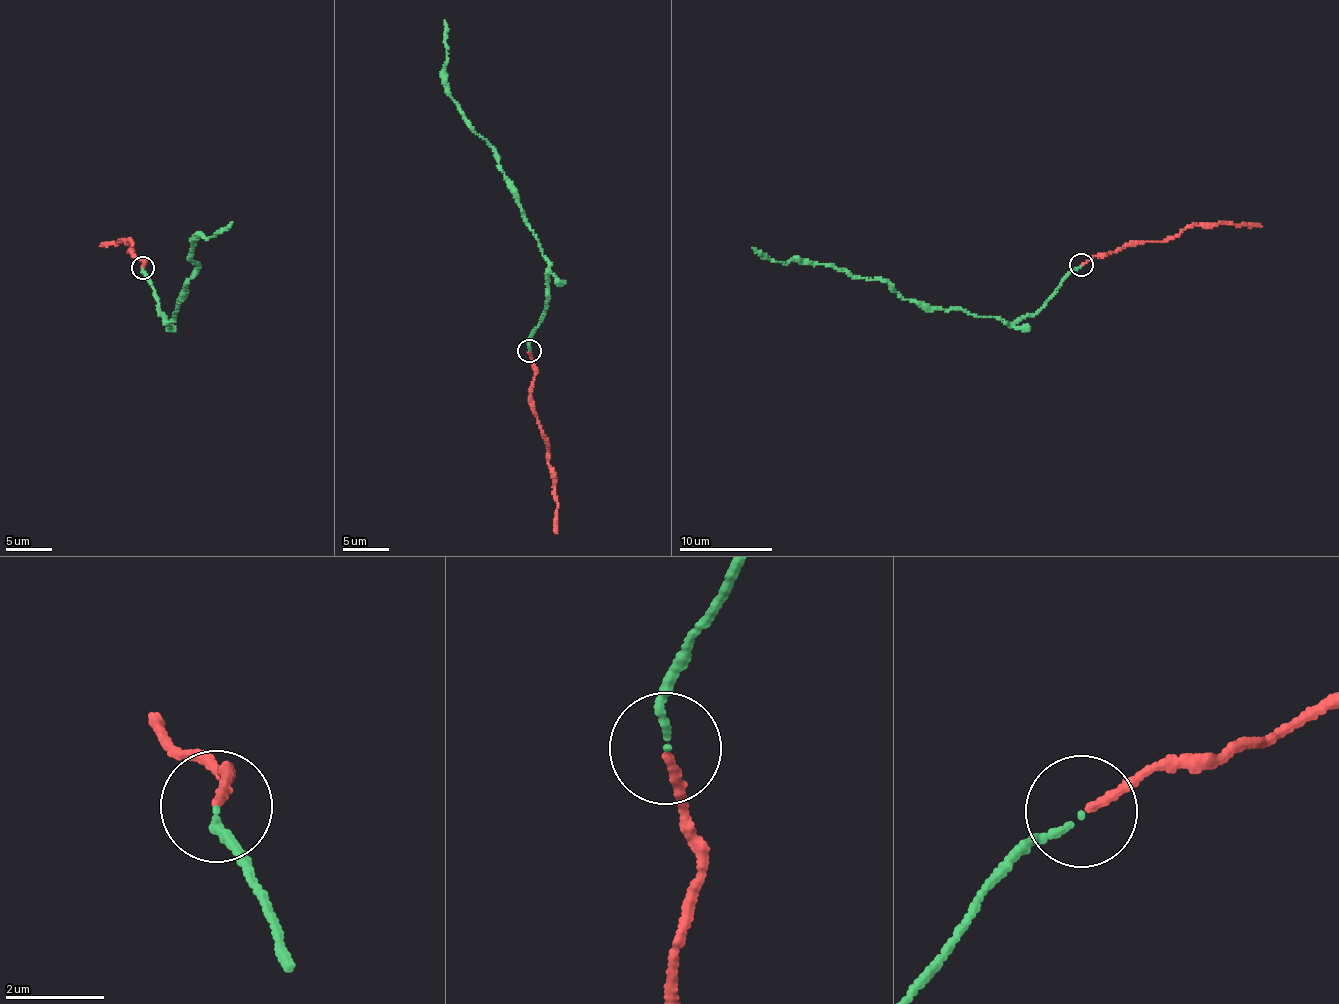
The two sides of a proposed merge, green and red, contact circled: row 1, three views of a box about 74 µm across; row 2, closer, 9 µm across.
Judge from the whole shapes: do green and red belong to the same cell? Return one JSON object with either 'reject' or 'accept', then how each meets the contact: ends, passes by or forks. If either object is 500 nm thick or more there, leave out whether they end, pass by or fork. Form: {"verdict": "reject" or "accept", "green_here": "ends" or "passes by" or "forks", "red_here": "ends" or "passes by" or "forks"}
{"verdict": "accept", "green_here": "ends", "red_here": "ends"}

